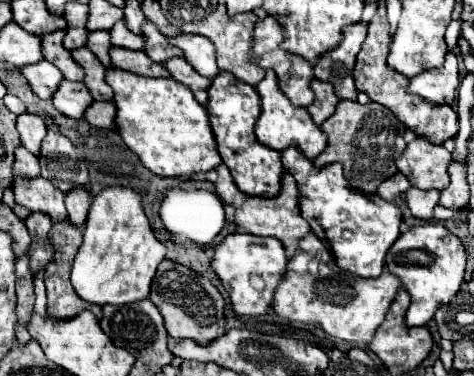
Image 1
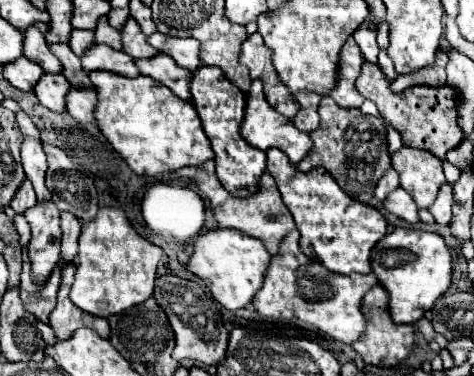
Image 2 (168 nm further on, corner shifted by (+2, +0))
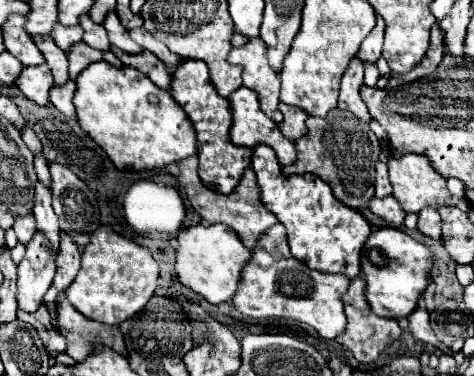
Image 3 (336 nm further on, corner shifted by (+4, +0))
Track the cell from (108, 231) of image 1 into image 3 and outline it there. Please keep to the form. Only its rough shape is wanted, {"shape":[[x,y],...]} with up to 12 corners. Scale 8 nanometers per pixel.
{"shape":[[100,224],[66,288],[90,320],[118,326],[156,290],[158,262]]}

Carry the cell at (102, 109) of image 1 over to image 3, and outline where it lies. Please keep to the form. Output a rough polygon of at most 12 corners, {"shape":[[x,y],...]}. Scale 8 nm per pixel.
{"shape":[[76,84],[52,86],[50,102],[64,114],[76,116]]}

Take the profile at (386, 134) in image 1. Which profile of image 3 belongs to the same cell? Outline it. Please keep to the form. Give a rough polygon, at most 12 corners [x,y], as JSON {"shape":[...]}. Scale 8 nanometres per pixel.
{"shape":[[352,112],[310,116],[284,174],[312,172],[360,210],[380,142]]}

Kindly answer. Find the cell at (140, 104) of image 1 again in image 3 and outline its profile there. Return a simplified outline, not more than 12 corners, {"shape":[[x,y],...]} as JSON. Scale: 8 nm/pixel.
{"shape":[[140,70],[80,72],[78,122],[118,170],[196,156],[196,130]]}

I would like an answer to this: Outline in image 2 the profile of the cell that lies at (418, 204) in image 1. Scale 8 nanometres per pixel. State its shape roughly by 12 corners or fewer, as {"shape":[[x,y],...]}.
{"shape":[[404,188],[384,198],[386,212],[410,222],[418,222],[418,206]]}

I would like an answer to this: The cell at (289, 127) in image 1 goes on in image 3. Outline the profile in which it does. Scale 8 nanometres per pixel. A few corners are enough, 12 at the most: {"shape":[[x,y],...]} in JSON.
{"shape":[[242,86],[230,98],[230,140],[254,148],[268,144],[282,166],[296,146],[264,114],[256,92]]}

